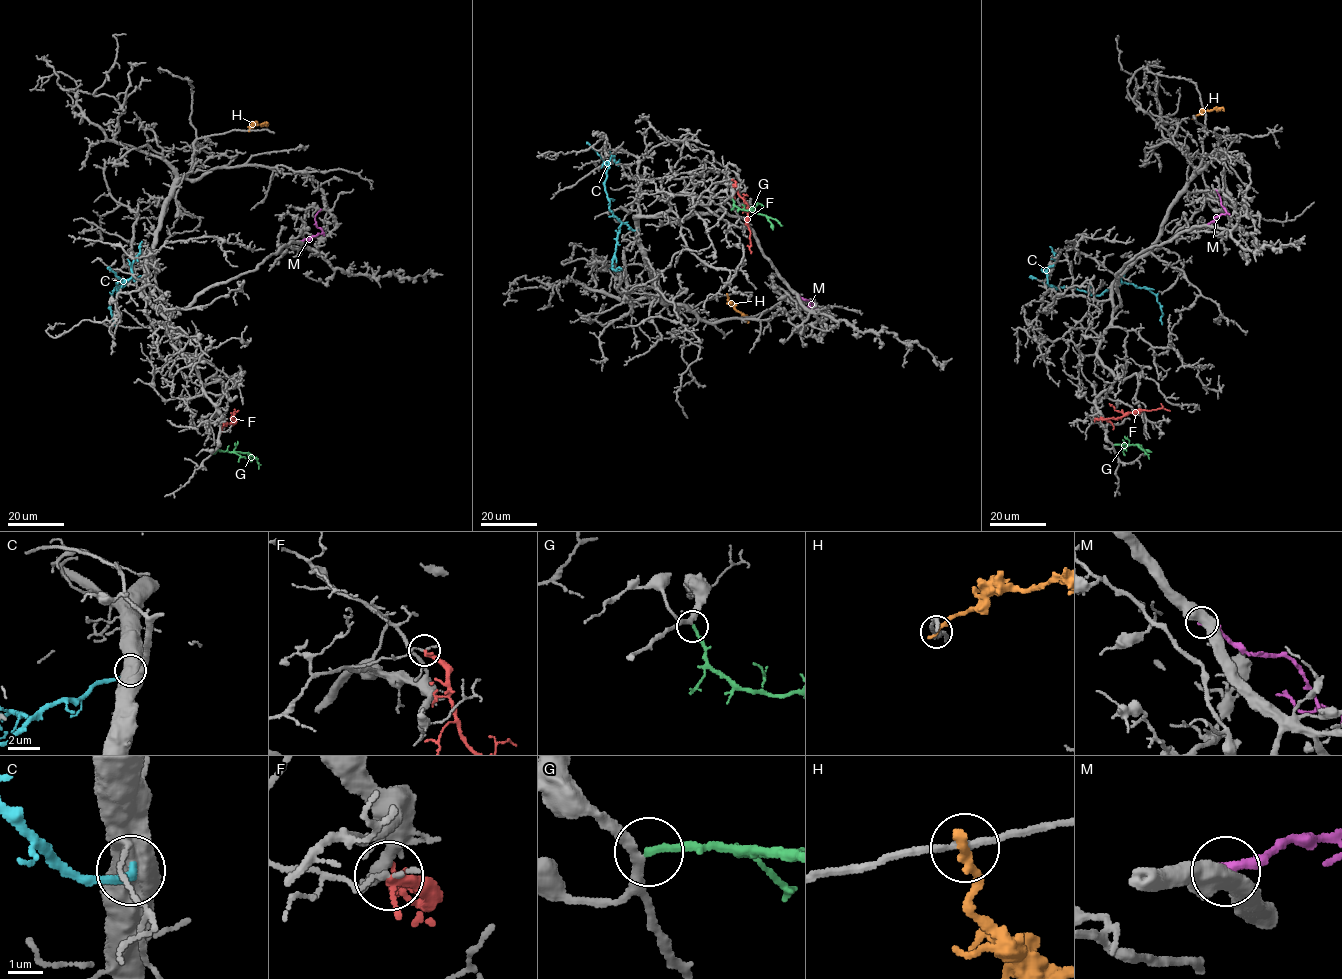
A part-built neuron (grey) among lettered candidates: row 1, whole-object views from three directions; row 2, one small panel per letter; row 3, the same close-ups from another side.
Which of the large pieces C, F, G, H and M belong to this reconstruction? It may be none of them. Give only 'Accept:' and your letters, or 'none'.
Accept: G

